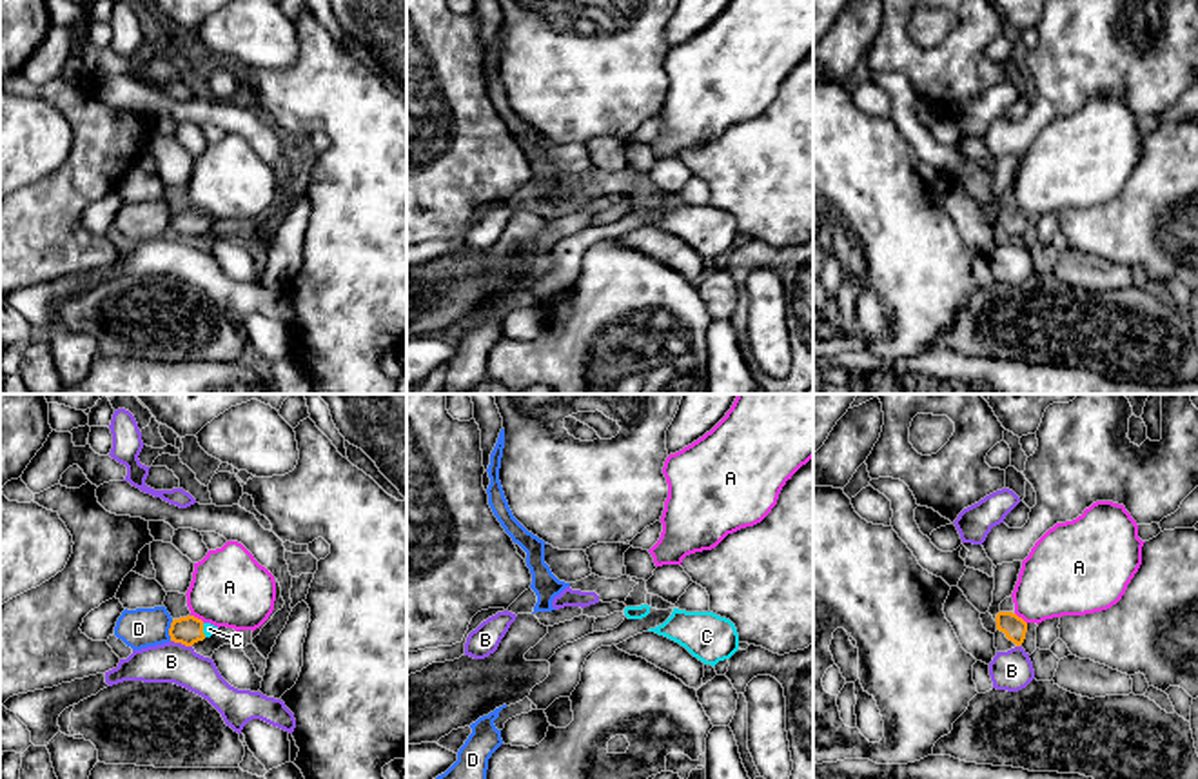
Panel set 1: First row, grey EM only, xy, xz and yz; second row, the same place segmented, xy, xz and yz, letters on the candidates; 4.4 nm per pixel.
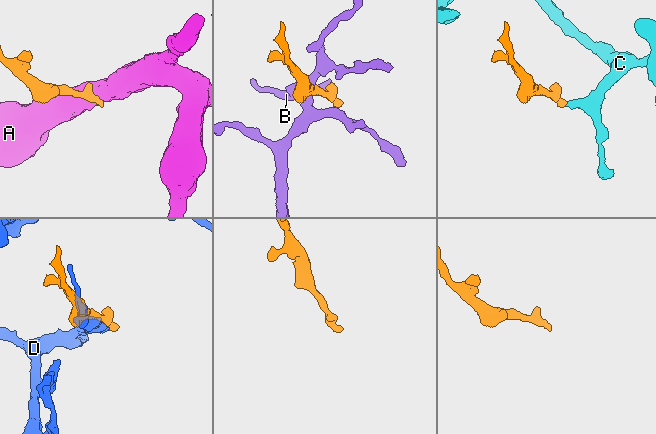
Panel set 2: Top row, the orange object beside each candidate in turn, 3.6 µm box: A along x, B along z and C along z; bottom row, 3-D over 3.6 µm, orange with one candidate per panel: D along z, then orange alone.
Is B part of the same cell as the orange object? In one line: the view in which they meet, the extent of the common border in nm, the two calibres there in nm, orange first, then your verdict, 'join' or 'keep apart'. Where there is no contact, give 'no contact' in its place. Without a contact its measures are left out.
meets orange in xy; contact 100 nm long; 130 nm thick on the orange side, 180 nm on the other; keep apart

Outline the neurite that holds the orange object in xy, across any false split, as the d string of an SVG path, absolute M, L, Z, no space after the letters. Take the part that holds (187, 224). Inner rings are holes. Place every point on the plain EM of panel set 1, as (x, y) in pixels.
M194 209L172 212L169 229L171 234L182 236L185 240L192 240L198 234L203 234L205 231L211 231L218 220L211 216L203 216L201 212Z

